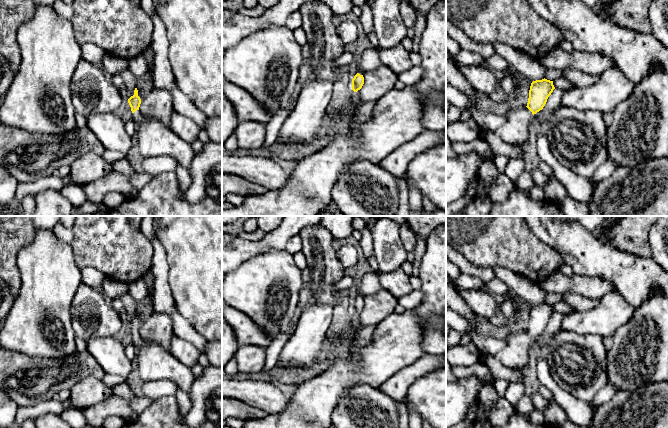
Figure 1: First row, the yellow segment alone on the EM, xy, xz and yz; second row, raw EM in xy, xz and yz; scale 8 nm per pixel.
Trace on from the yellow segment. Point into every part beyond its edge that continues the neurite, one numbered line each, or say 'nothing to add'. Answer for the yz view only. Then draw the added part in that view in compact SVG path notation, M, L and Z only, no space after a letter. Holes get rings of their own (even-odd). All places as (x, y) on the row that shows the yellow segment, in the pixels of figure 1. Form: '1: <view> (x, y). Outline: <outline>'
1: yz (515, 131). Outline: M511 103L503 108L506 122L494 131L504 142L516 147L522 153L528 146L533 127L533 114L527 107Z

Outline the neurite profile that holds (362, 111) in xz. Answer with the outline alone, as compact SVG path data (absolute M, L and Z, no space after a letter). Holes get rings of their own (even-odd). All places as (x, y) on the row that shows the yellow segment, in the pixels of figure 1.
M366 102L366 103L352 103L350 106L350 111L337 118L337 120L345 121L346 123L350 122L353 117L356 117L360 122L365 122L371 119L373 114L373 109L376 102Z

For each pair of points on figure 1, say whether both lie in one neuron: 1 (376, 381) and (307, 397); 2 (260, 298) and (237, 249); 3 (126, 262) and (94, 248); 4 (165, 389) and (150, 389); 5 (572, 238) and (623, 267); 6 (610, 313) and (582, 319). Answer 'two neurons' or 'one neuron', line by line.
1: one neuron
2: two neurons
3: one neuron
4: one neuron
5: one neuron
6: one neuron

